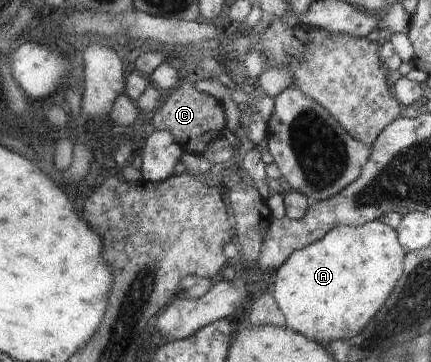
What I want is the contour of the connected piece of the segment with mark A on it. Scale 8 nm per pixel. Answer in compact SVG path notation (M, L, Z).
M381 219L361 226L341 225L331 229L317 242L295 251L273 273L271 295L285 317L288 328L326 346L332 340L355 336L366 328L403 274L405 255L396 231Z

